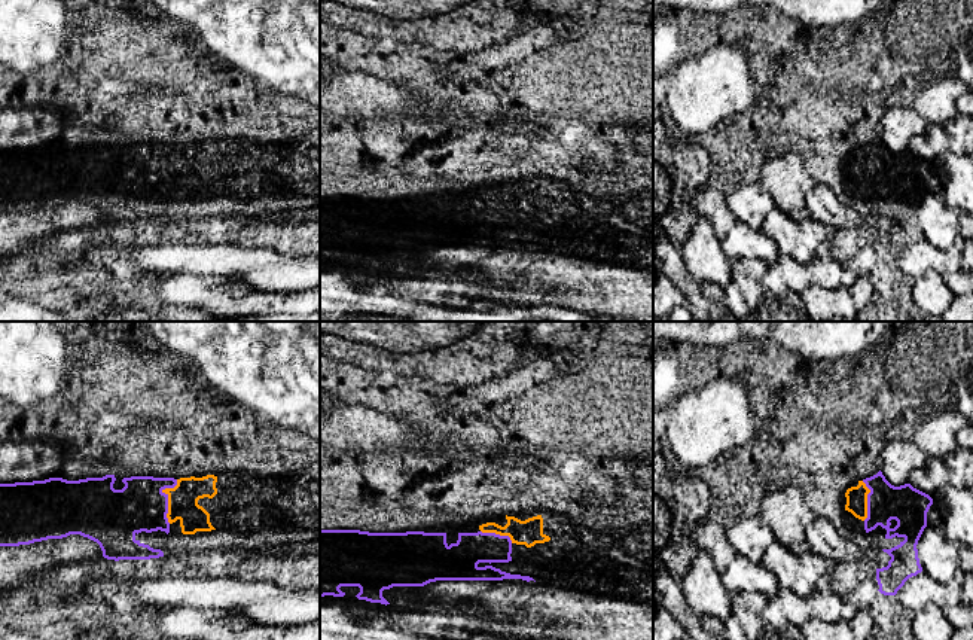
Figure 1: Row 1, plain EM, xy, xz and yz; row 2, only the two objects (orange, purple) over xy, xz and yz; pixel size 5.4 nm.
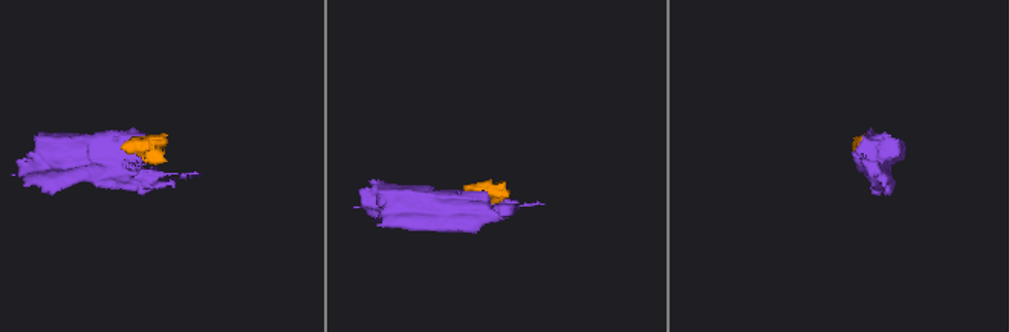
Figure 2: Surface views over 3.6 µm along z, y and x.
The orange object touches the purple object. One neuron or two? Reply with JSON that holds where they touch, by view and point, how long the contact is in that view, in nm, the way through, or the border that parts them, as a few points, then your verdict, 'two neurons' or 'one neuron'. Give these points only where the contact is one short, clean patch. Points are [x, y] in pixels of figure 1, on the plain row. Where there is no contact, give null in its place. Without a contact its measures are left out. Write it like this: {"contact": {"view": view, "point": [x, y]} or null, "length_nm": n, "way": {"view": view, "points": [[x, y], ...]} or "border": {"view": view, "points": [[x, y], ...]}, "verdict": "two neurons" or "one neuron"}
{"contact": {"view": "xy", "point": [168, 165]}, "length_nm": 240, "way": {"view": "xy", "points": [[183, 165], [168, 165], [140, 173]]}, "verdict": "one neuron"}

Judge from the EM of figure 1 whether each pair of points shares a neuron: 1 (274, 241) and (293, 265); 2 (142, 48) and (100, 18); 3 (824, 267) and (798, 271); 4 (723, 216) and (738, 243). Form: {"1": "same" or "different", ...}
{"1": "different", "2": "same", "3": "same", "4": "different"}

